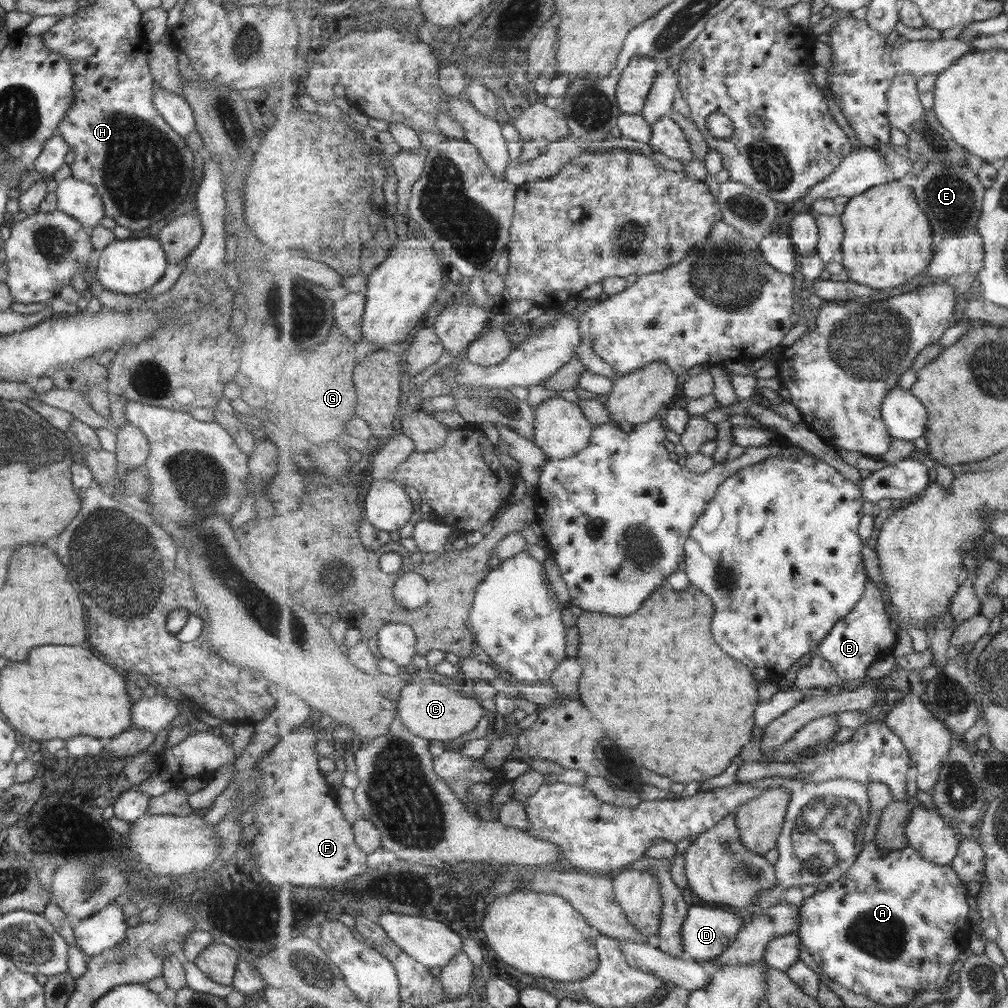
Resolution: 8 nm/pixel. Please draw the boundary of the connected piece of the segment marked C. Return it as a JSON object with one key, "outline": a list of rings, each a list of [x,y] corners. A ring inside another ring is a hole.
{"outline":[[[420,671],[417,680],[406,683],[398,702],[397,718],[407,725],[411,733],[415,733],[421,738],[427,738],[427,741],[455,740],[463,734],[475,730],[483,716],[490,716],[478,699],[467,697],[460,691],[447,688],[445,682],[446,680],[439,677],[434,671]]]}

